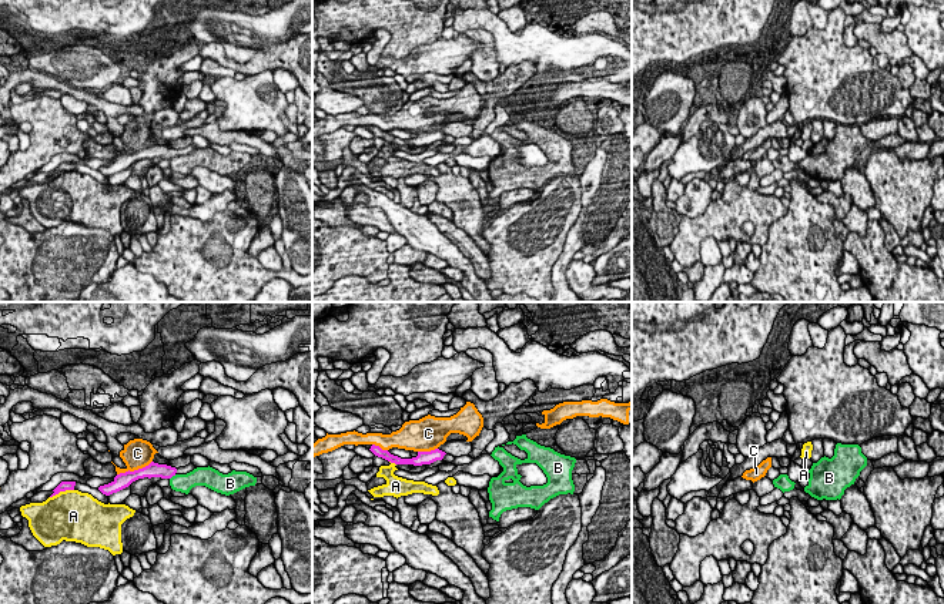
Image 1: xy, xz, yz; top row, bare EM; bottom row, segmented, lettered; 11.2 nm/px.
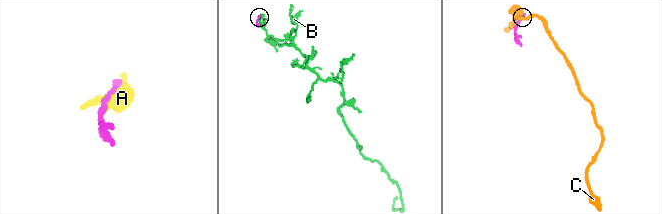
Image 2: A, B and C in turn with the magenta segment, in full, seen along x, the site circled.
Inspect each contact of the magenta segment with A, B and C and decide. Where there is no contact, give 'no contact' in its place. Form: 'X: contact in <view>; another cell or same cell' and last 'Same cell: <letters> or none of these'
A: contact in xy; another cell
B: contact in xy; another cell
C: contact in xy; another cell
Same cell: none of these

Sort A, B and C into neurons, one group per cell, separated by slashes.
A / B / C

